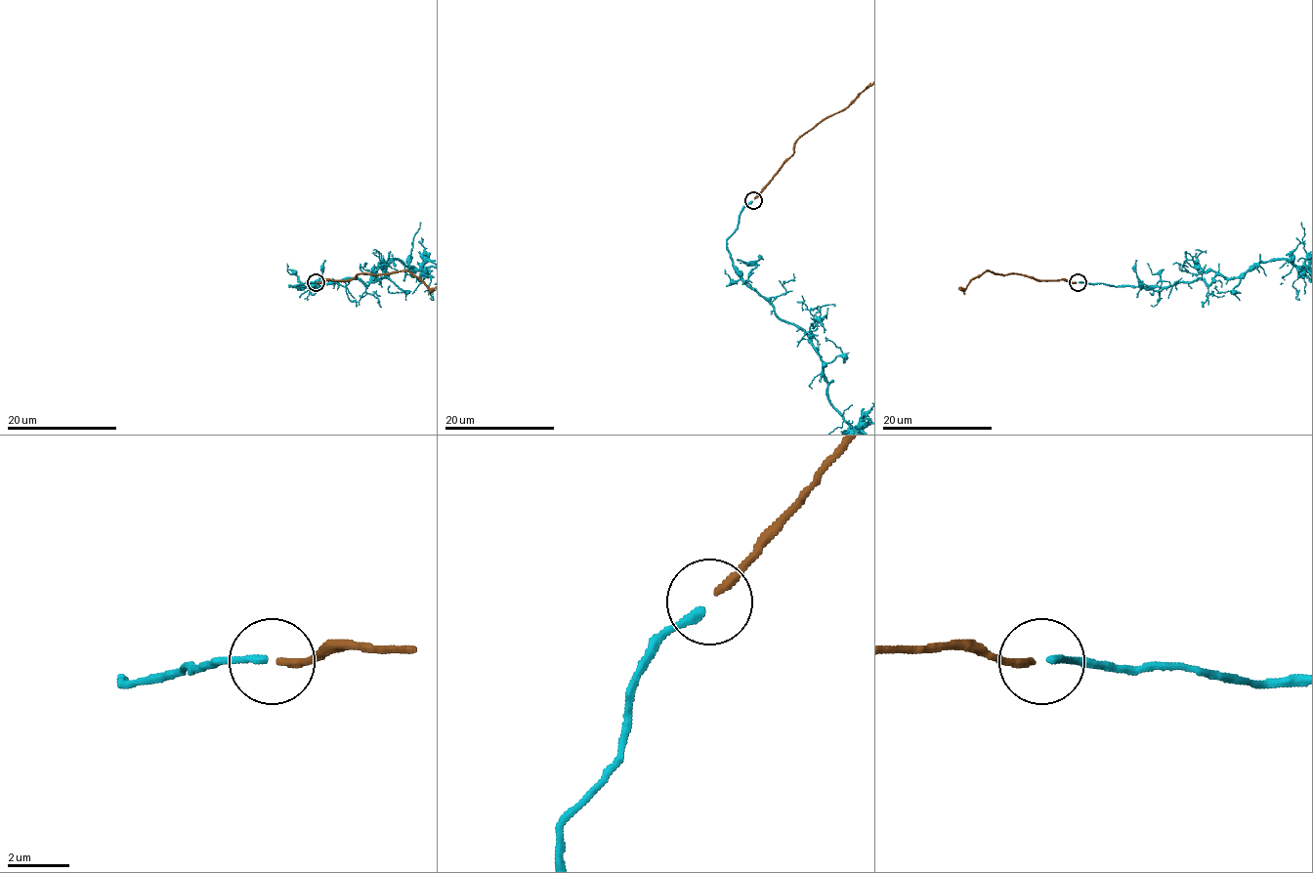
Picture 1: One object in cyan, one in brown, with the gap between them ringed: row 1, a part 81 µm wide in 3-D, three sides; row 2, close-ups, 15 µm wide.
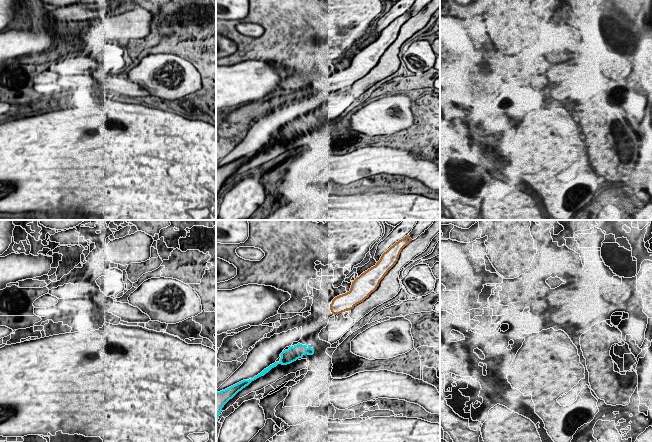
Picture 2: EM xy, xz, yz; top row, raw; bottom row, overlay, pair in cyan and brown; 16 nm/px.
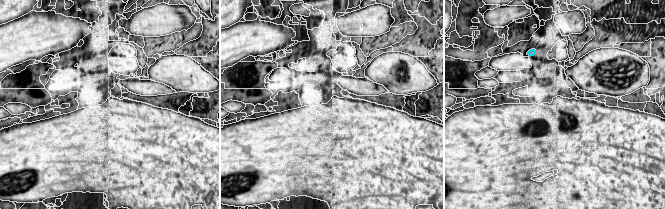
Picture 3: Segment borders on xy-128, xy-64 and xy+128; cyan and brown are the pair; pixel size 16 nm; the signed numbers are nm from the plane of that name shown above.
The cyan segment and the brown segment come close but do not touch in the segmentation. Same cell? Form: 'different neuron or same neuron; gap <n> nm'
different neuron; gap 600 nm

